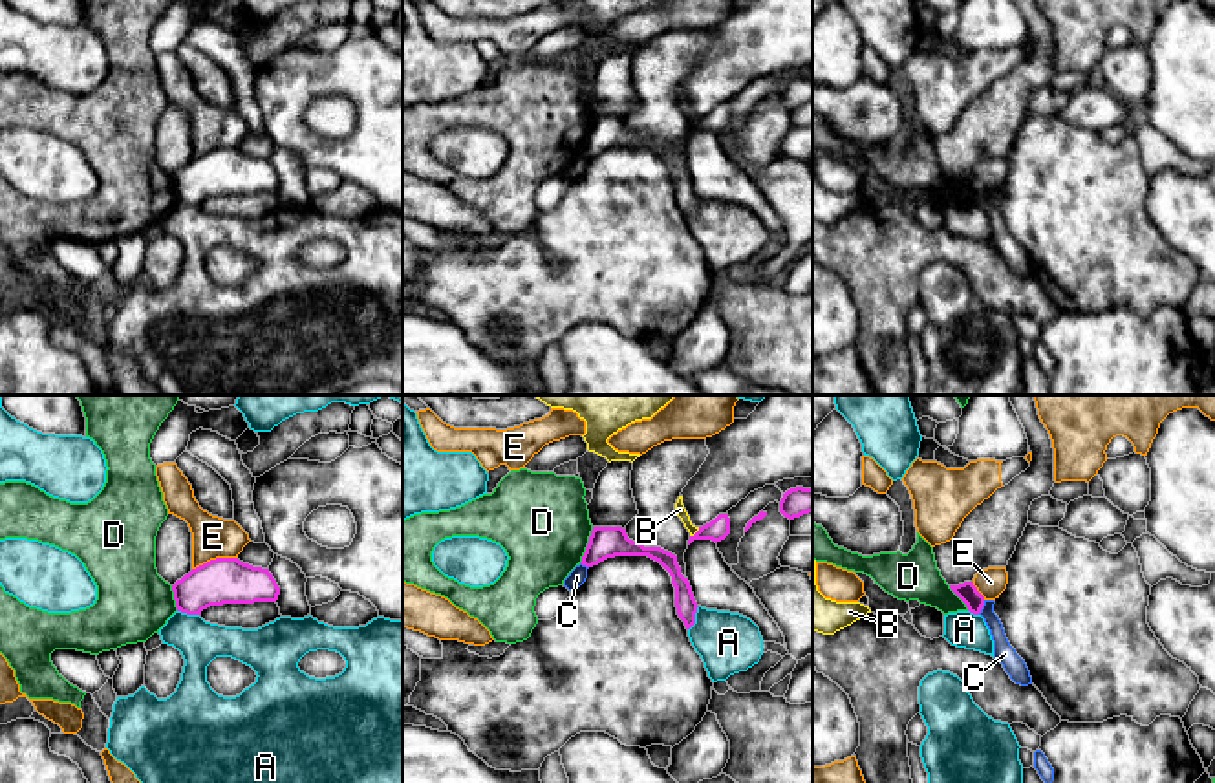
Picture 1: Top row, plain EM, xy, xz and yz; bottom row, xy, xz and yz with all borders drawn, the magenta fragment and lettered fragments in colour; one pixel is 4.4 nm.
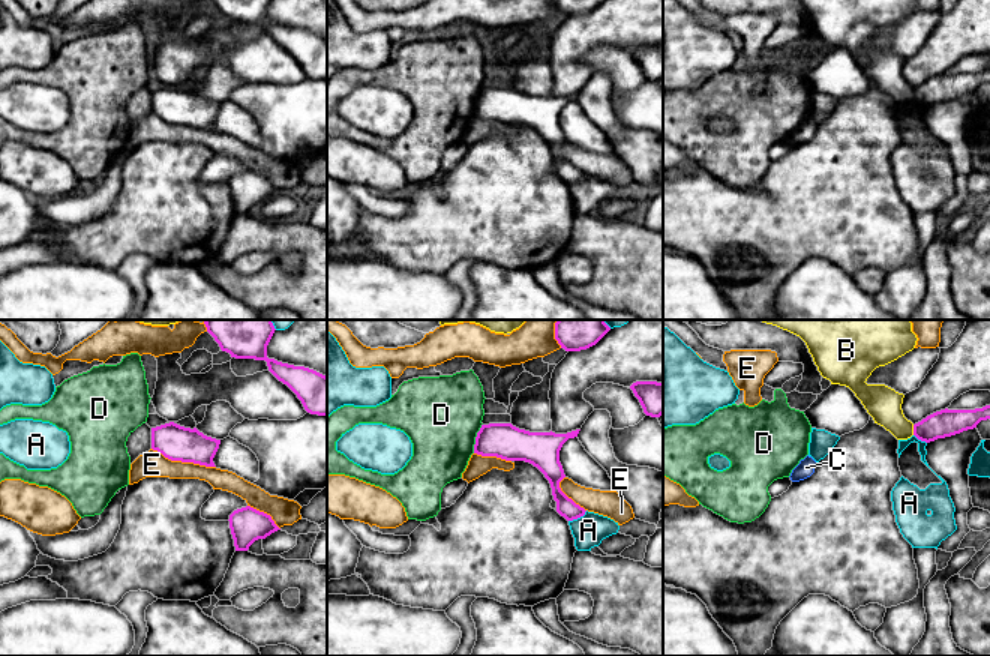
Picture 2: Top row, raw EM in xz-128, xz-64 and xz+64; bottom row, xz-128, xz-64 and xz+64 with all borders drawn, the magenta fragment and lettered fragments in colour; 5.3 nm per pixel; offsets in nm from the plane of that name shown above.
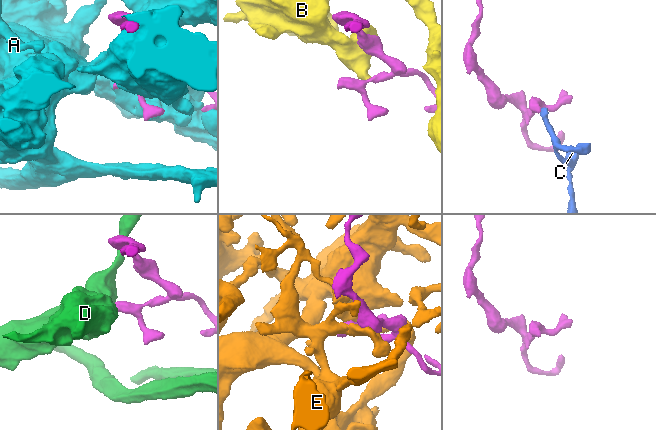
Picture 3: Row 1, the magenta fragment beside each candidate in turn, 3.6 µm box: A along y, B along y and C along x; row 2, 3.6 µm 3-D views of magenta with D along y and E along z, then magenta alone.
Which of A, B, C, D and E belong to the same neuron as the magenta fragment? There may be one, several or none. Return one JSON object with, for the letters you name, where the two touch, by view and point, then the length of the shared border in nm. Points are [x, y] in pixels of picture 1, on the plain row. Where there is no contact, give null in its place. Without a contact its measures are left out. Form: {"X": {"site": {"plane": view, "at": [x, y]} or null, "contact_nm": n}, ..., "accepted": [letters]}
{"accepted": []}

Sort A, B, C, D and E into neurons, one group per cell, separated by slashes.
A / B / C / D / E

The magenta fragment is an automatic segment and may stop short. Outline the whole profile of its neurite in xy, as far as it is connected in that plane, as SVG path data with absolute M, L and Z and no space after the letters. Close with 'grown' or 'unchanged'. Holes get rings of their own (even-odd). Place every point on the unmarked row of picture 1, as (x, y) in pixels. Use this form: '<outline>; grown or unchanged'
M238 148L210 150L172 176L176 198L201 205L210 196L276 192L280 177L269 159L253 157Z; unchanged

